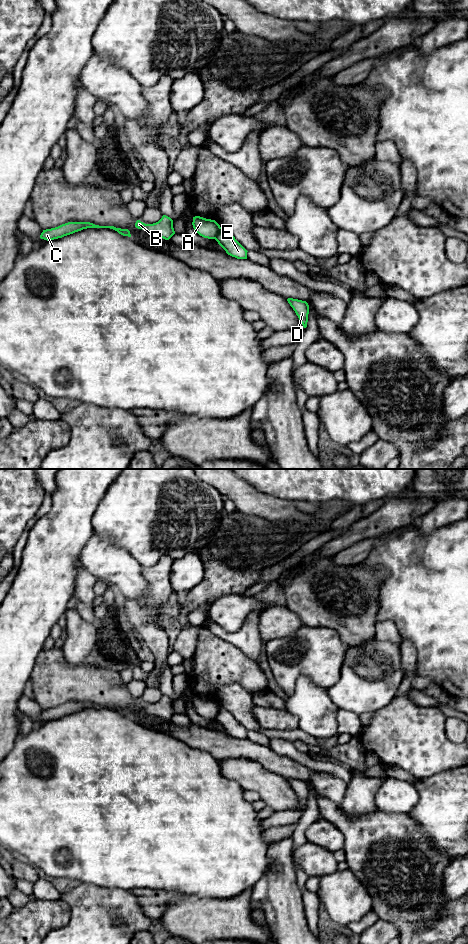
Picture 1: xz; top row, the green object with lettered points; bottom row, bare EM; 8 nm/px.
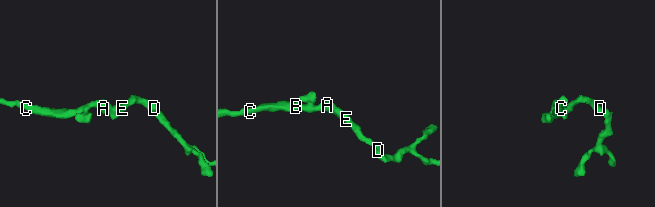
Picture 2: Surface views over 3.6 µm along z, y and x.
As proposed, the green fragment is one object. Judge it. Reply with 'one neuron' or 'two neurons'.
two neurons

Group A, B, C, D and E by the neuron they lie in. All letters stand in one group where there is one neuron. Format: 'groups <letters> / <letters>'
groups A B C / D E

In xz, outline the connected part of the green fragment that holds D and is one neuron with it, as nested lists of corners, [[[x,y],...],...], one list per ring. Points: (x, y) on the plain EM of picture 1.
[[[288,778],[287,781],[295,791],[303,807],[306,808],[308,802],[308,794],[309,794],[308,783],[306,781],[293,779],[293,778]]]

